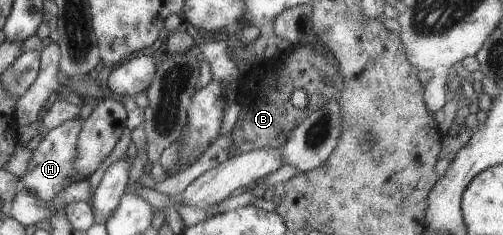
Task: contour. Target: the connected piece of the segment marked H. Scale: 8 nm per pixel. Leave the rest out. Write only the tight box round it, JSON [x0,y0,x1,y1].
[18,115,84,203]

